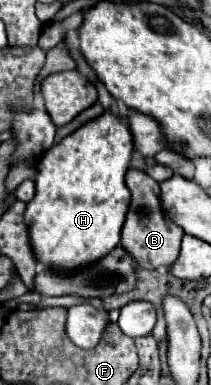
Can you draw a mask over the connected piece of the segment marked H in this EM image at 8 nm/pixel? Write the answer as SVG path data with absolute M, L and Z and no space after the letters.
M103 111L99 117L87 121L77 131L63 137L61 143L53 145L49 153L41 157L35 177L37 193L27 203L25 223L29 225L33 253L45 267L59 267L67 271L77 269L89 265L91 261L97 261L113 247L117 247L117 243L121 241L123 217L131 199L125 185L125 173L129 169L133 149L133 135L127 121L111 111Z

